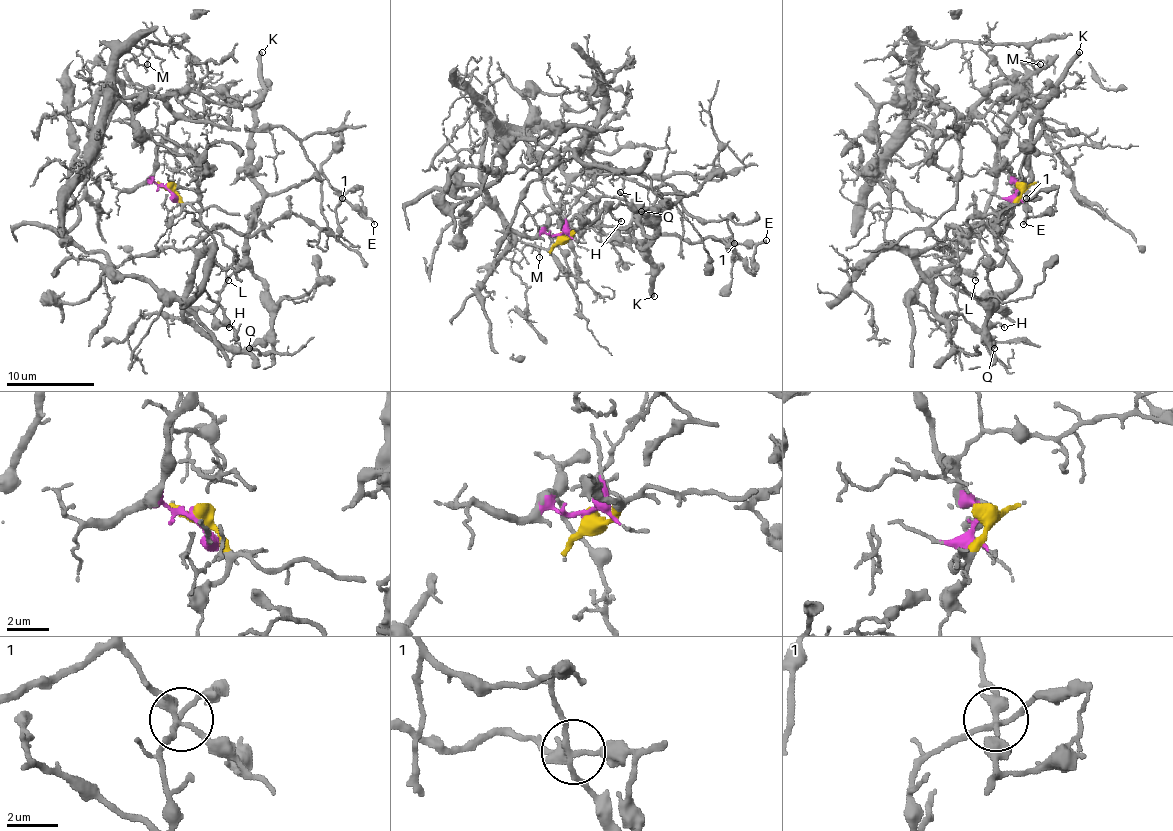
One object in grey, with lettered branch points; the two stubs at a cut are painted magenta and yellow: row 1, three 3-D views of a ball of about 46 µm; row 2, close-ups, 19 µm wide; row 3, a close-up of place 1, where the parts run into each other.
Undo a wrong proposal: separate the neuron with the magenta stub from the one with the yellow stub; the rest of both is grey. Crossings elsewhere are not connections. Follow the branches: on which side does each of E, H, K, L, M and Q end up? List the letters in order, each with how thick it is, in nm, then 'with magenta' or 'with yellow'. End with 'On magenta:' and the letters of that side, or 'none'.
E: 190 nm | with yellow
H: 170 nm | with yellow
K: 400 nm | with yellow
L: 150 nm | with yellow
M: 130 nm | with magenta
Q: 180 nm | with yellow
On magenta: M

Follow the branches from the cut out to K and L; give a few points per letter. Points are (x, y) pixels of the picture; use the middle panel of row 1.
K: (560, 235), (569, 237), (588, 224), (619, 228), (648, 224), (654, 237), (641, 246), (654, 270), (654, 296)
L: (560, 235), (569, 237), (588, 224), (628, 228), (643, 219), (643, 215), (619, 193)

